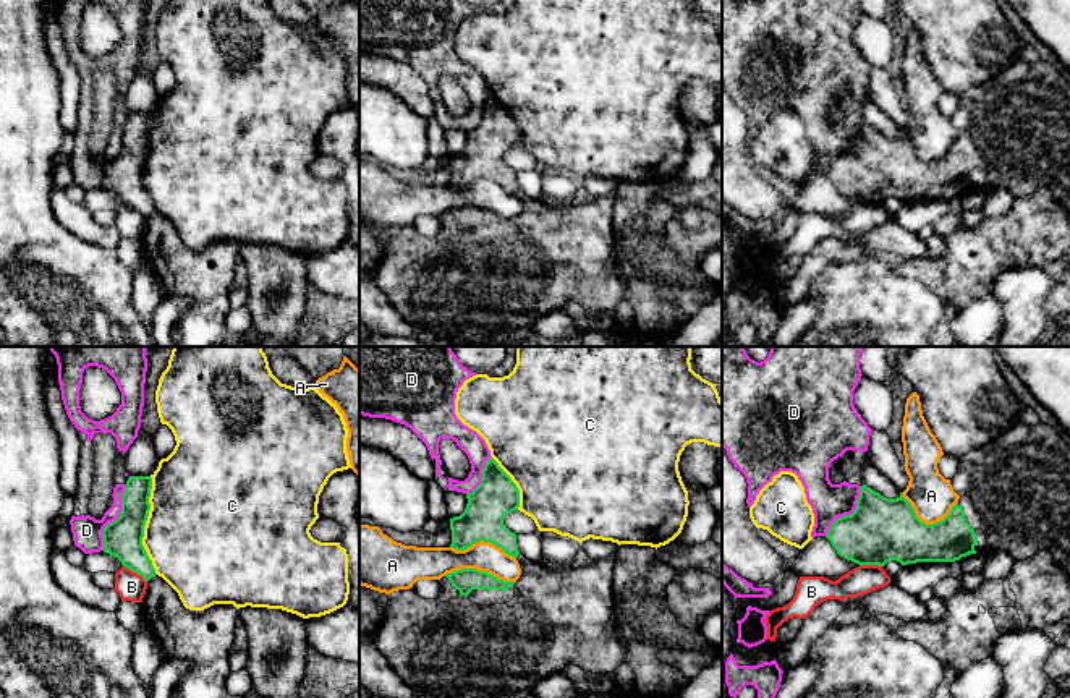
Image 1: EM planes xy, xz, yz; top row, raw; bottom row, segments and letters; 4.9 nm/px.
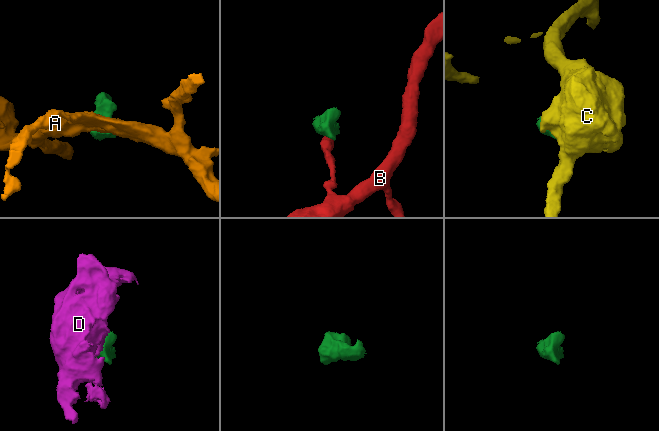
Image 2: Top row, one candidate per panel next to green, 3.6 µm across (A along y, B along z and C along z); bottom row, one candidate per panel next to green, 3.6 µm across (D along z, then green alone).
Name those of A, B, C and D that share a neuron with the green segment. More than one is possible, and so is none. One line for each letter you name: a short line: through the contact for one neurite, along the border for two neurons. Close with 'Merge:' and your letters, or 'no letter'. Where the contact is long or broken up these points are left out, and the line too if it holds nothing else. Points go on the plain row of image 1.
Merge: no letter

